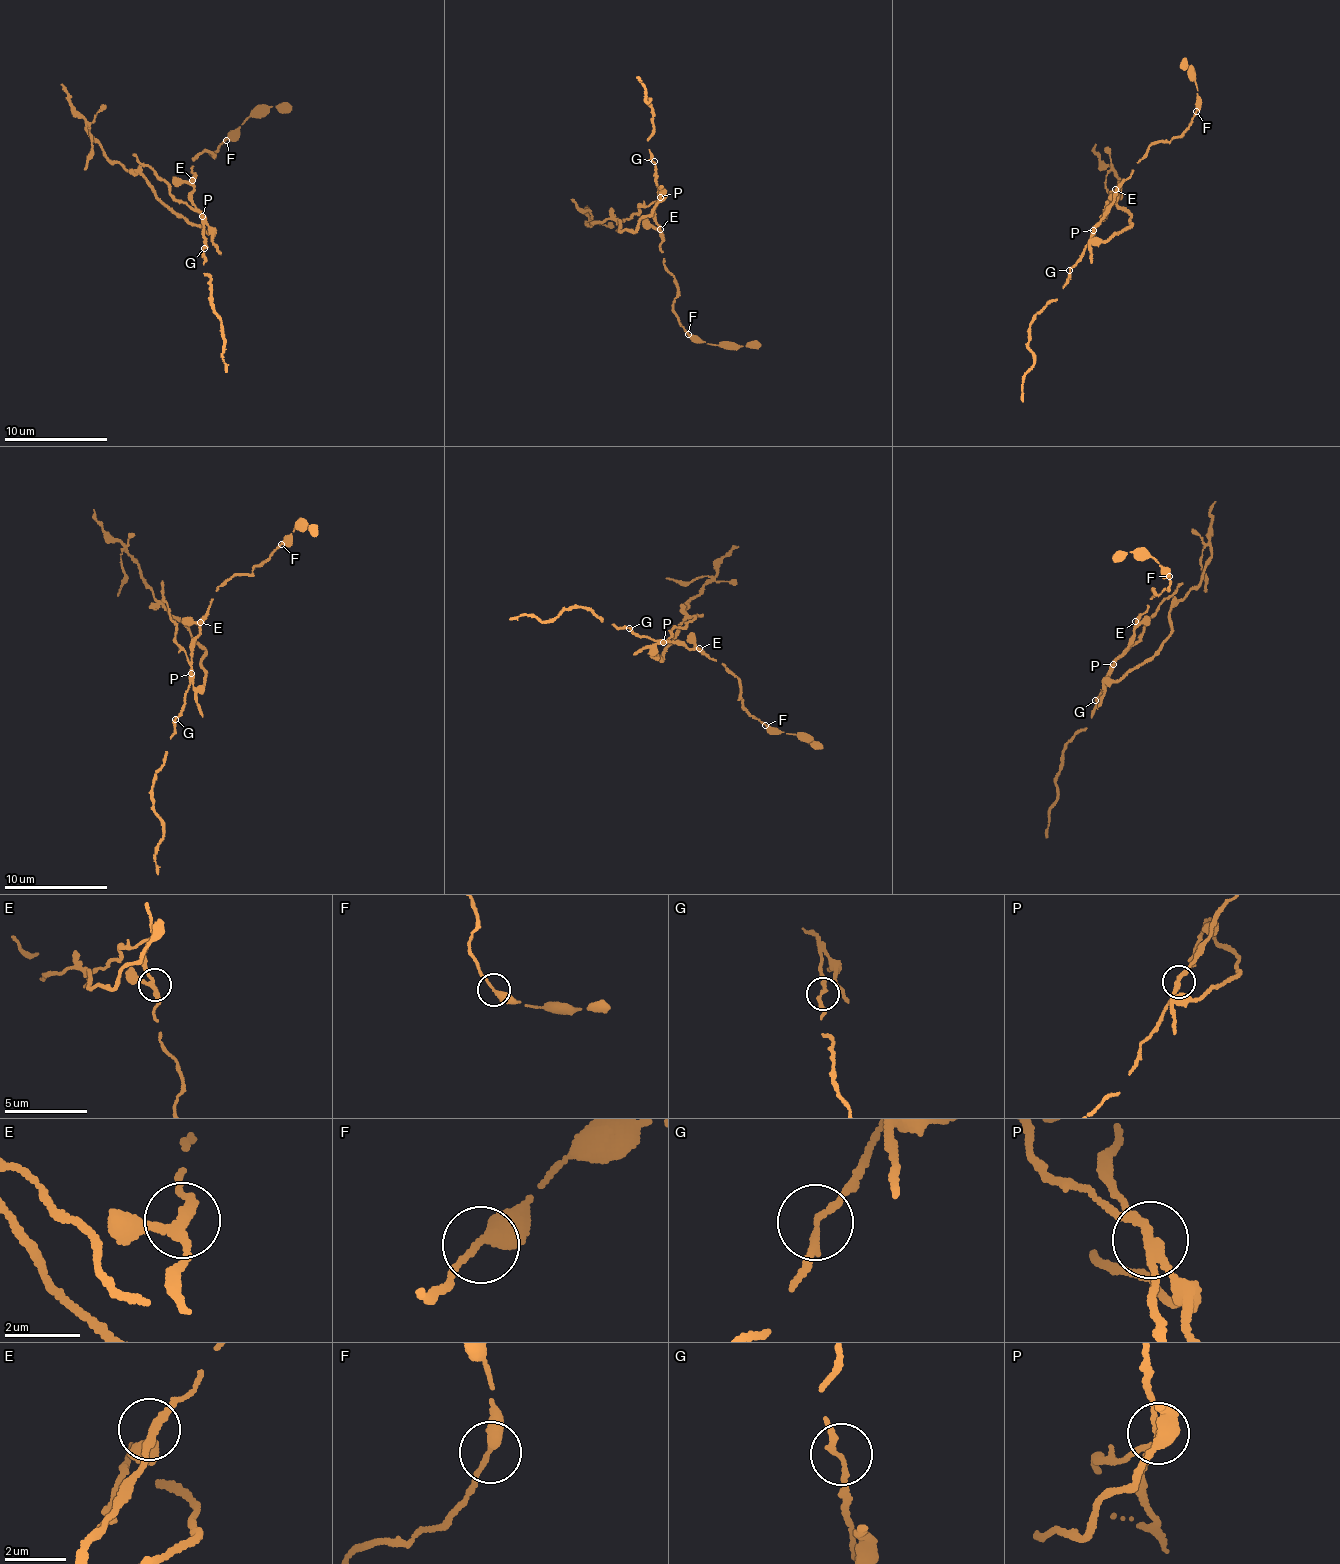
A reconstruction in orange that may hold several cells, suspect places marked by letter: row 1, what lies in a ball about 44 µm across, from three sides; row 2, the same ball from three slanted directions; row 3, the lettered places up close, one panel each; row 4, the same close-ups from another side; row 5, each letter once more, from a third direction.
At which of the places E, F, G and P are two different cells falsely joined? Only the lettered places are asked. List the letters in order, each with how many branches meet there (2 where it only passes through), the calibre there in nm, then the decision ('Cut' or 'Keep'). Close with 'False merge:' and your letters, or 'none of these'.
E: Branches: 3. Thickness 240 nm. Keep
F: Branches: 2. Thickness 320 nm. Keep
G: Branches: 2. Thickness 170 nm. Keep
P: Branches: 3. Thickness 220 nm. Cut
False merge: P

